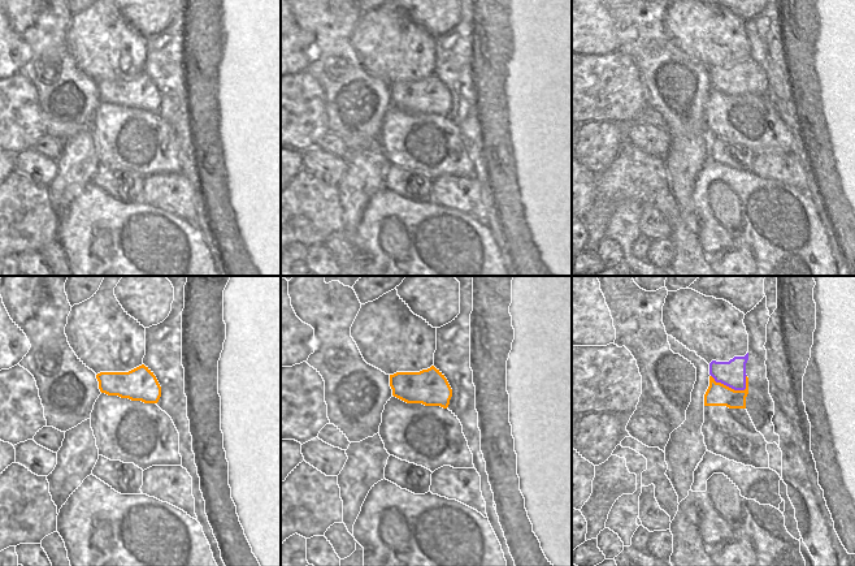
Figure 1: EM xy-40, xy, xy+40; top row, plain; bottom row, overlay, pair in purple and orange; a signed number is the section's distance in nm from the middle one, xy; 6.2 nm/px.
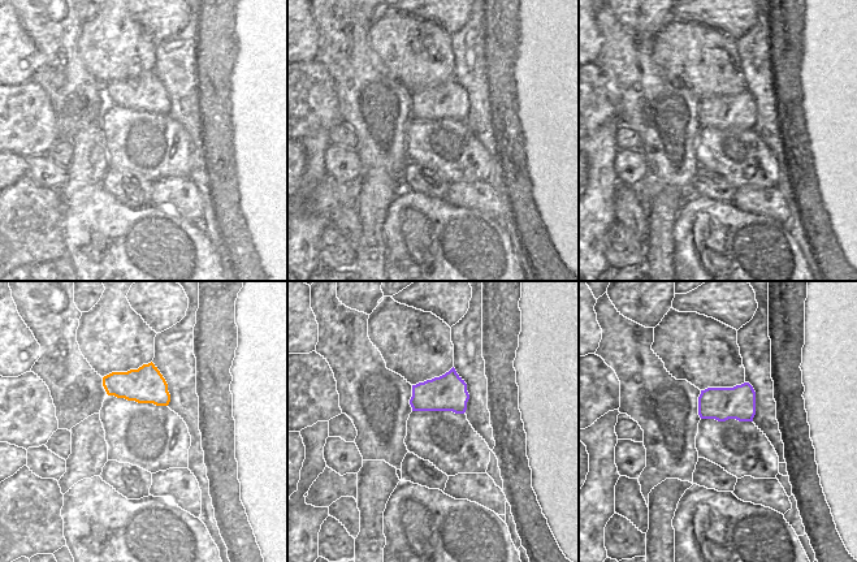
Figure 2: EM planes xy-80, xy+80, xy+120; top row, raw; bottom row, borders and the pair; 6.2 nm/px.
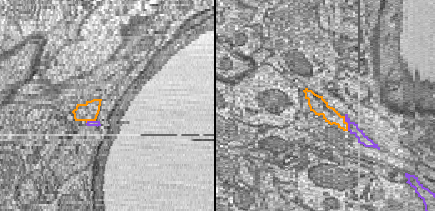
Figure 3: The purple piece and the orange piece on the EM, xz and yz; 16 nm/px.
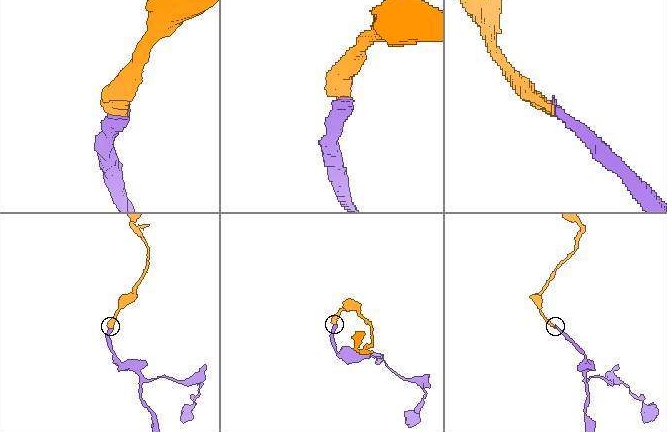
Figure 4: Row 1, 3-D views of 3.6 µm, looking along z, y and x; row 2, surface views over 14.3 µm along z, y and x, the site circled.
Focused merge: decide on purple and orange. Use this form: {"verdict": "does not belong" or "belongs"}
{"verdict": "belongs"}

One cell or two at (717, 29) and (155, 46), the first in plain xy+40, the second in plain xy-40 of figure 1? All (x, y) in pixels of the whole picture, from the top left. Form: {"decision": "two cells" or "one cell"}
{"decision": "two cells"}

